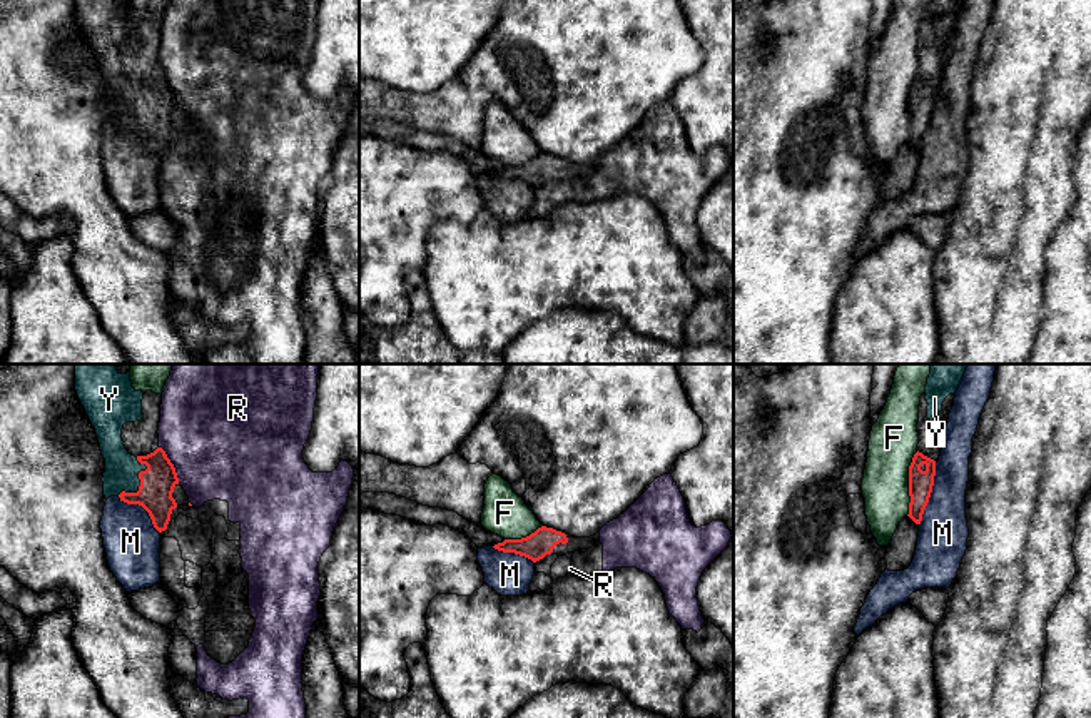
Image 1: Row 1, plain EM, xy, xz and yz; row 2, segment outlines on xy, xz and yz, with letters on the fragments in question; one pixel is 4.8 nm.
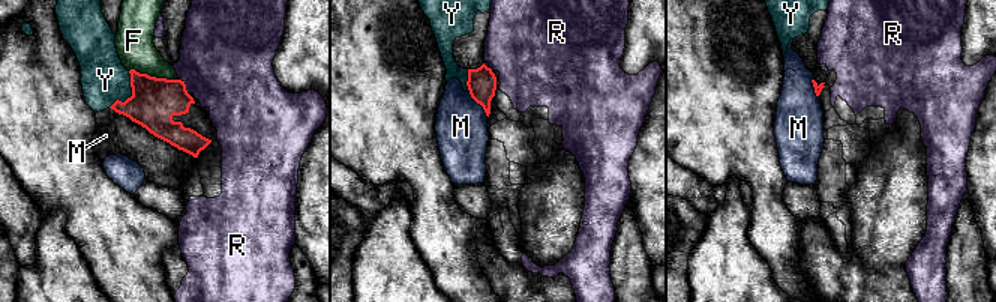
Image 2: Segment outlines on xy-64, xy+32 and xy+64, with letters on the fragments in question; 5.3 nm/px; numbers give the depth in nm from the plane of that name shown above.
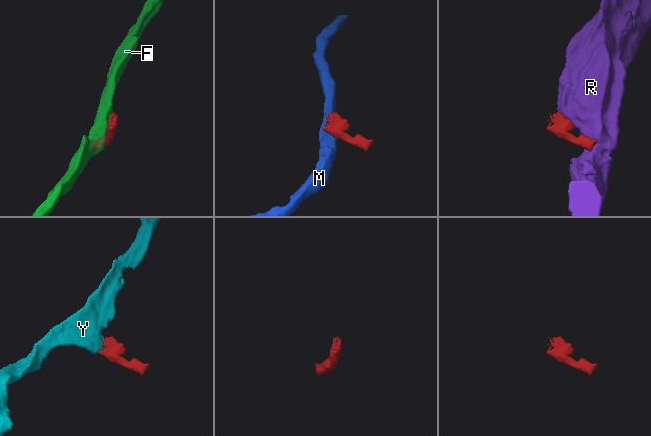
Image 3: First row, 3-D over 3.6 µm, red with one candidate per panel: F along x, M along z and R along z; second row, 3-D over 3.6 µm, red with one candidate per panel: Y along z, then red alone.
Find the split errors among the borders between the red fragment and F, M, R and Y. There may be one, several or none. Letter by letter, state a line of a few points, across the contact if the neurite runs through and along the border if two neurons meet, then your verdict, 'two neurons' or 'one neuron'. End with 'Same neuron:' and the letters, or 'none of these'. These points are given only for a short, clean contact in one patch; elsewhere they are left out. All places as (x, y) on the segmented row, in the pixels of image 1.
F: yz (918, 451), (909, 466), (909, 511), (906, 515) | two neurons
M: yz (936, 463), (931, 496), (919, 525) | two neurons
R: two neurons
Y: xy (157, 481), (141, 483), (122, 470) | one neuron
Same neuron: Y

